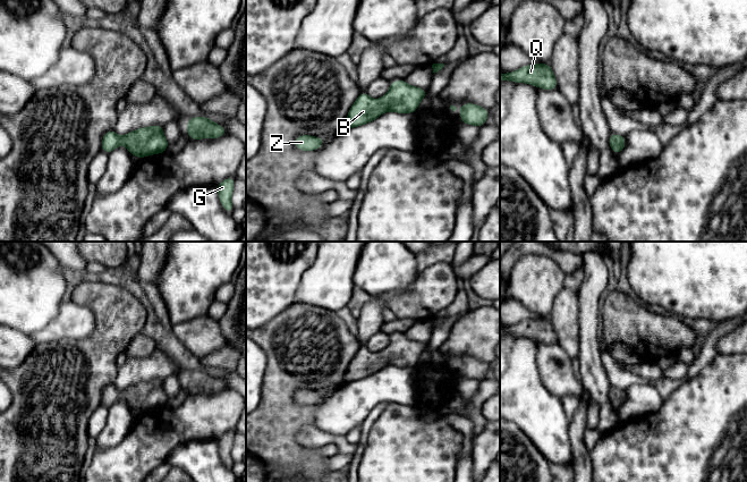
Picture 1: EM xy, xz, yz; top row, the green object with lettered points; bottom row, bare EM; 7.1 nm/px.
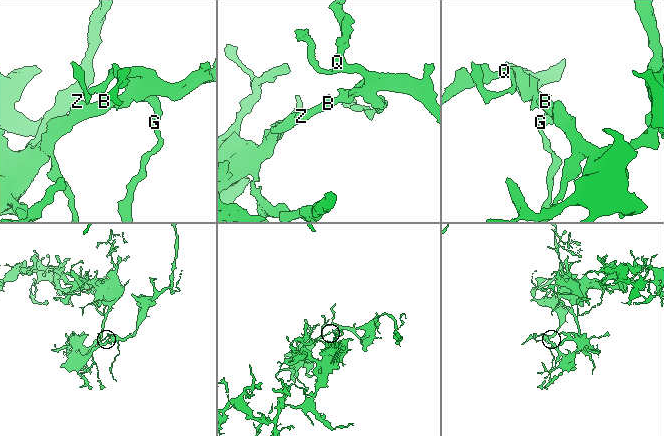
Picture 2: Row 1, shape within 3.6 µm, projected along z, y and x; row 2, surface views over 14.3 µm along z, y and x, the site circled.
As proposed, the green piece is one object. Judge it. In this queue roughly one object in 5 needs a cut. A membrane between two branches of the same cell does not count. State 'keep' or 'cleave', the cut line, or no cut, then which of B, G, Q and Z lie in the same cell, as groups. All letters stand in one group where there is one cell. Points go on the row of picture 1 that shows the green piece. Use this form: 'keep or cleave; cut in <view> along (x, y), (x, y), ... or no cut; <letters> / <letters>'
keep; no cut; B G Q Z

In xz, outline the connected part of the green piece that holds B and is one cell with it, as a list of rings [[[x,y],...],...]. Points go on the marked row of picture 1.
[[[405,79],[390,82],[389,92],[379,100],[373,100],[363,91],[351,105],[347,119],[343,124],[343,130],[362,126],[379,118],[385,111],[399,113],[414,113],[419,102],[425,98],[427,90],[408,85]]]

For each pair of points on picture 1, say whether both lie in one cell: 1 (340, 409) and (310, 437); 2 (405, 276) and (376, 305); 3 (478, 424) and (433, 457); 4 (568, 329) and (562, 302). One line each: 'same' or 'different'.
1: different
2: different
3: different
4: same

